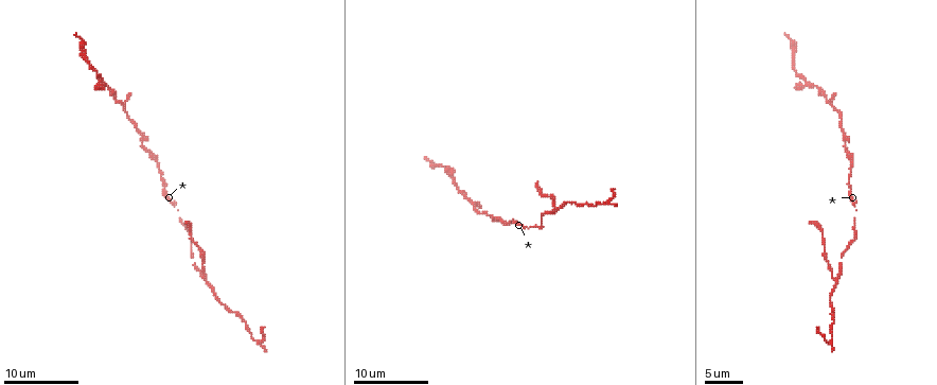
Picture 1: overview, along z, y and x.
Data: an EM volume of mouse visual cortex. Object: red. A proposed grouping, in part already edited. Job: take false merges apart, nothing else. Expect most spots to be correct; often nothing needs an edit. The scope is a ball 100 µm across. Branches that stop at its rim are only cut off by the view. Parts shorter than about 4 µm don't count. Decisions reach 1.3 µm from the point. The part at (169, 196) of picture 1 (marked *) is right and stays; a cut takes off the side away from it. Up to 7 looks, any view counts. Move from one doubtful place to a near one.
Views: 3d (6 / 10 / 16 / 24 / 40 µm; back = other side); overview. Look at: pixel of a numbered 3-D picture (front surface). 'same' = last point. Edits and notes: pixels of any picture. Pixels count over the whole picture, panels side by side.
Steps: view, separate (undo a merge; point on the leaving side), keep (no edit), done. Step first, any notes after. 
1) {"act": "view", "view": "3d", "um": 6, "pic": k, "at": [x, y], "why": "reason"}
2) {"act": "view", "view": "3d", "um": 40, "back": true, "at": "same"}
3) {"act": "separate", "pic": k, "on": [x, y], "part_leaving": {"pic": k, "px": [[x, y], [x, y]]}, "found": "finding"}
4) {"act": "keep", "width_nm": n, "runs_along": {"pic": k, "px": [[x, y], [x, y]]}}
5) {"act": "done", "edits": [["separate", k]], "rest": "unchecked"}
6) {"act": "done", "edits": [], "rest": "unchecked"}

{"act": "view", "view": "3d", "um": 10, "pic": 1, "at": [555, 207], "why": "branch point"}

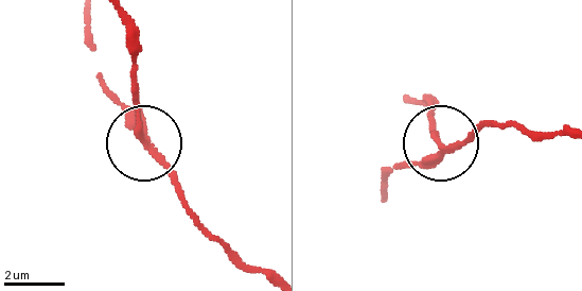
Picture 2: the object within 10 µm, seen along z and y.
{"act": "separate", "pic": 2, "on": [134, 99], "side_arm_um": 10, "part_leaving": {"pic": 2, "px": [[139, 137], [124, 17]]}, "found": "two cells meet here"}

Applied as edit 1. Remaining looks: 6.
{"act": "view", "view": "3d", "um": 16, "pic": 1, "at": [251, 338], "why": "thin neck"}

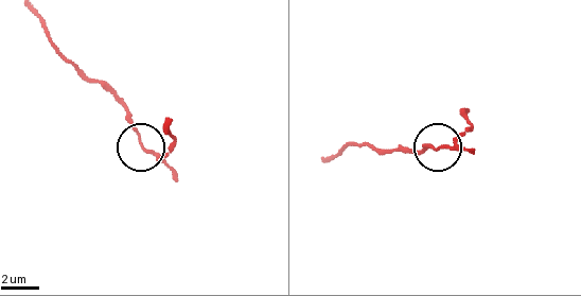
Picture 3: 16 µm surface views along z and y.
{"act": "keep", "found": "all the same cell"}

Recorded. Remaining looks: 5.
{"act": "view", "view": "3d", "um": 6, "pic": 1, "at": [225, 307], "why": "sudden change in width"}

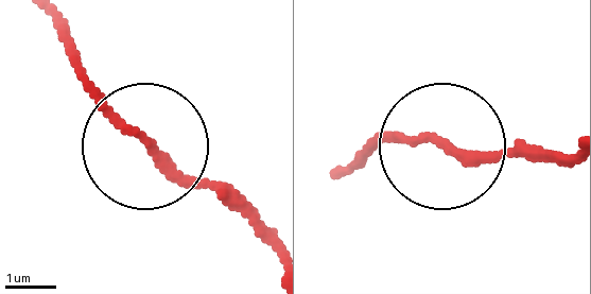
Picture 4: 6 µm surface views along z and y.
{"act": "keep", "width_nm": 180, "found": "one cell here"}

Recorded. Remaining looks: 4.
{"act": "done", "edits": [["separate", 2]], "rest": "unchecked"}

